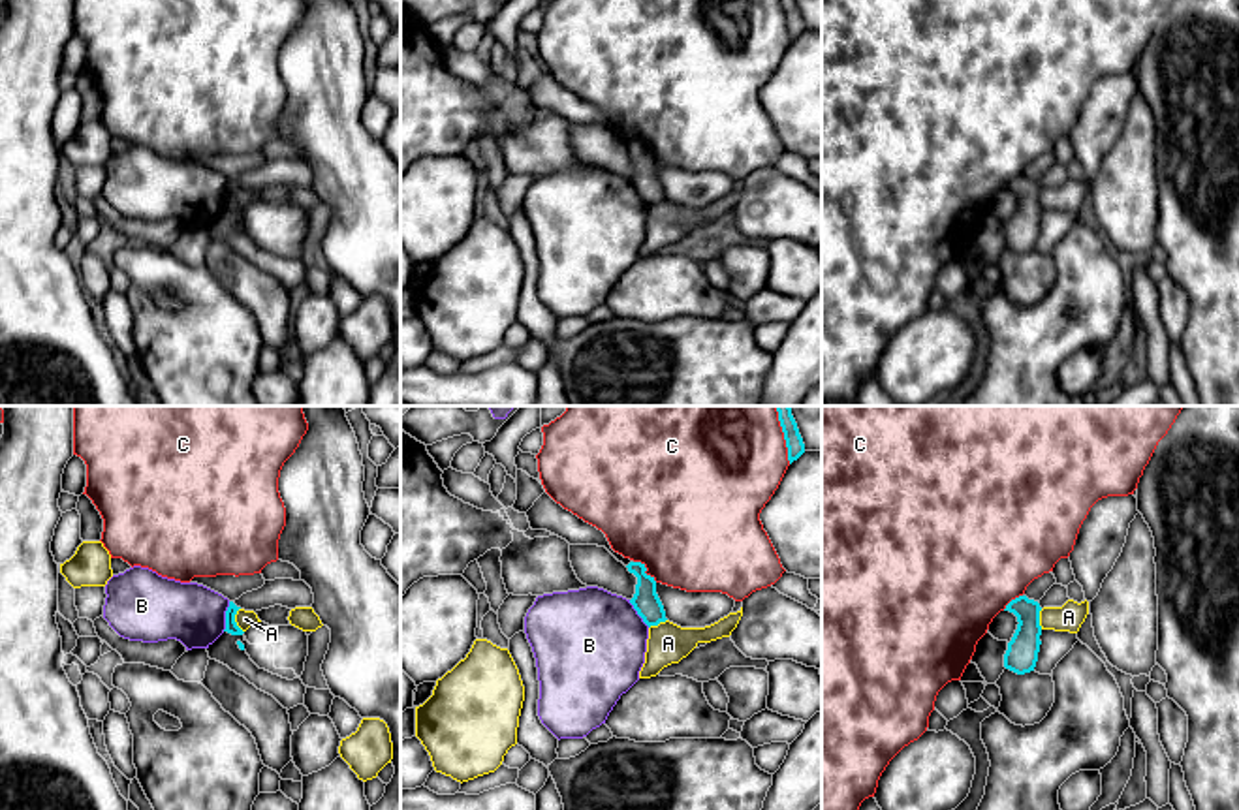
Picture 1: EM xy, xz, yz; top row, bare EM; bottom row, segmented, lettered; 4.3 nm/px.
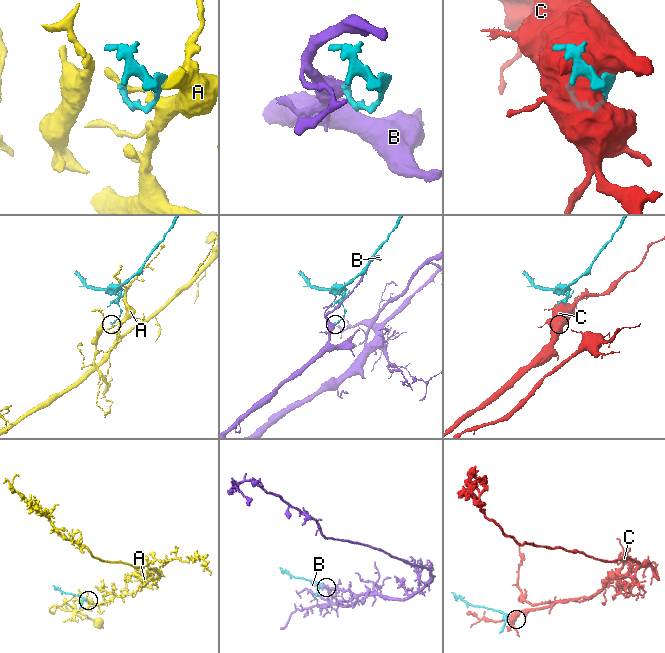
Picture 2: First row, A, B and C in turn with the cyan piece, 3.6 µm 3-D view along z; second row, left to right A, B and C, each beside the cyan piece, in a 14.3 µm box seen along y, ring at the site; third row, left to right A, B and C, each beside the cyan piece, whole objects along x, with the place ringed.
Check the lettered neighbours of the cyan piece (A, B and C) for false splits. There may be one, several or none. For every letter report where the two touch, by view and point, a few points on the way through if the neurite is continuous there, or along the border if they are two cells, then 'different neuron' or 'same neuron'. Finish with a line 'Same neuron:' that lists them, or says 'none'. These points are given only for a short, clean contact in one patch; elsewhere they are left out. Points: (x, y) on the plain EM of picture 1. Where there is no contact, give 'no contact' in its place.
A: xy (234, 200) | different neuron
B: xy (226, 196) | along xy (230, 181), (222, 209) | different neuron
C: xz (786, 21) | different neuron
Same neuron: none

